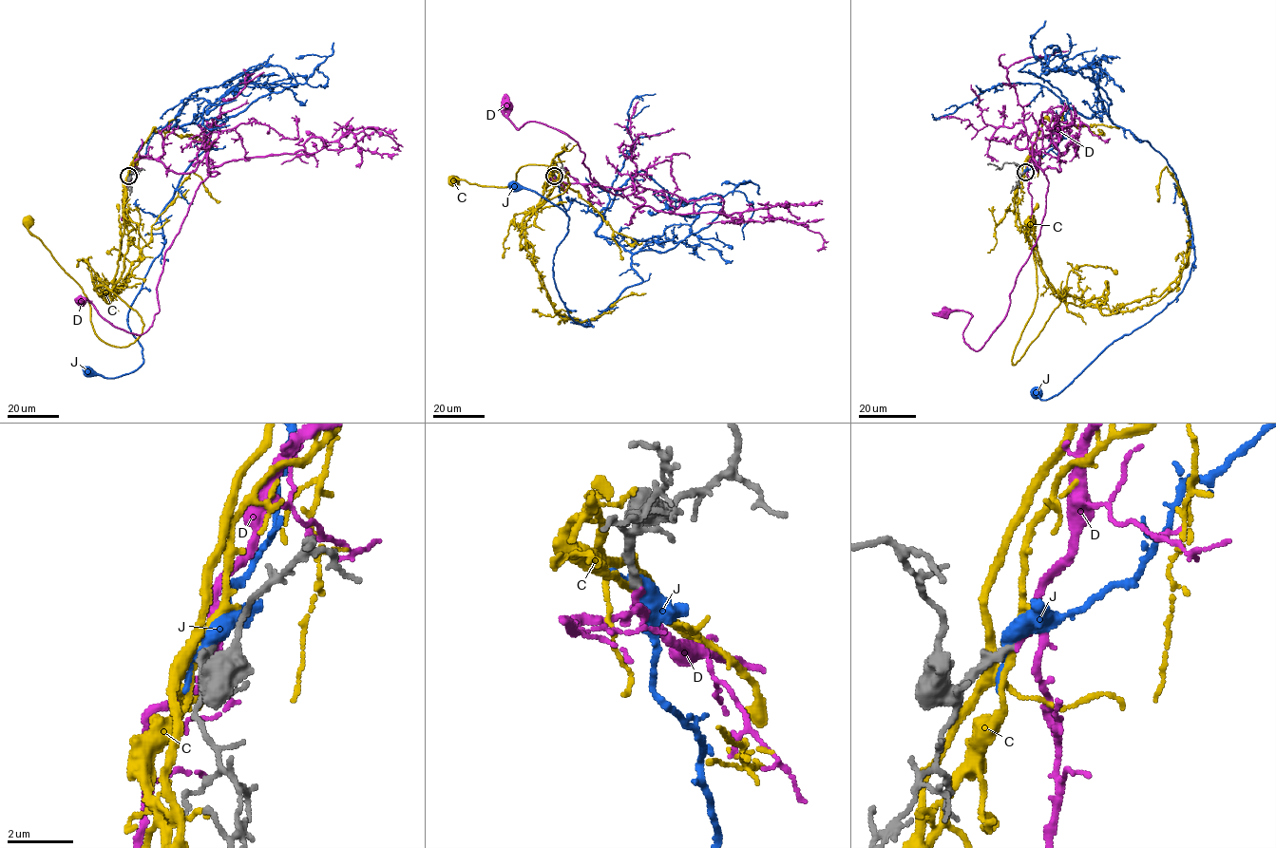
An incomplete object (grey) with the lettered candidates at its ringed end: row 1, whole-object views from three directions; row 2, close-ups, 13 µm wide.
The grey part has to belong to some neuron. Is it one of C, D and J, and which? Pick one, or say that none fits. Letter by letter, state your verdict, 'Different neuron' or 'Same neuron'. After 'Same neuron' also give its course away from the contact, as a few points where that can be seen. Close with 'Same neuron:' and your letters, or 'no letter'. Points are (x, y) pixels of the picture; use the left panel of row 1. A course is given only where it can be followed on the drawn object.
C: Different neuron
D: Same neuron. Its course: (128, 176), (142, 158), (191, 172), (207, 151), (209, 176), (164, 254), (152, 325), (137, 334), (81, 301)
J: Different neuron
Same neuron: D

